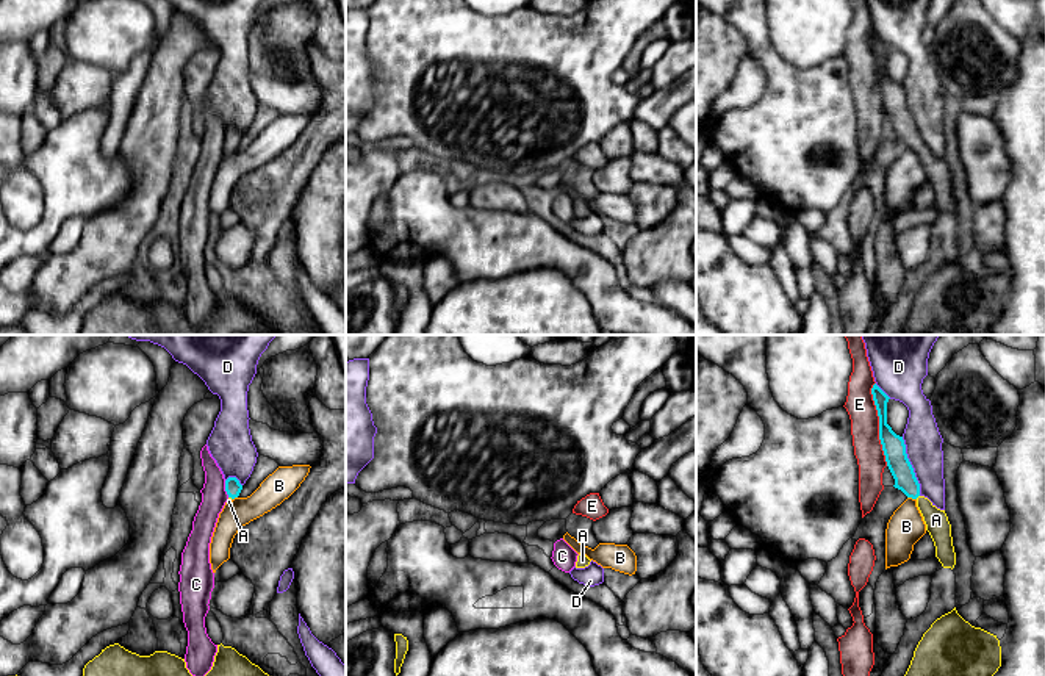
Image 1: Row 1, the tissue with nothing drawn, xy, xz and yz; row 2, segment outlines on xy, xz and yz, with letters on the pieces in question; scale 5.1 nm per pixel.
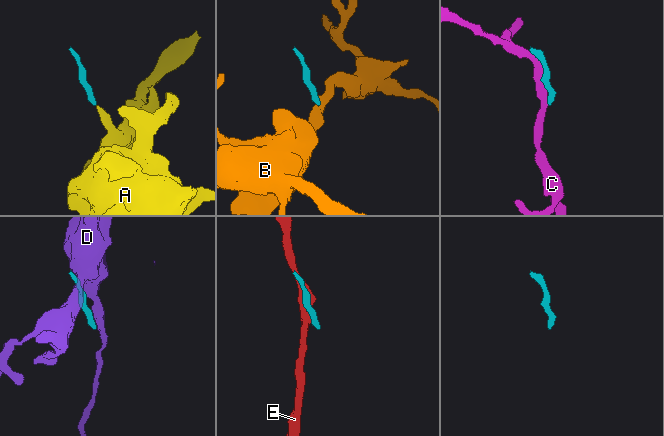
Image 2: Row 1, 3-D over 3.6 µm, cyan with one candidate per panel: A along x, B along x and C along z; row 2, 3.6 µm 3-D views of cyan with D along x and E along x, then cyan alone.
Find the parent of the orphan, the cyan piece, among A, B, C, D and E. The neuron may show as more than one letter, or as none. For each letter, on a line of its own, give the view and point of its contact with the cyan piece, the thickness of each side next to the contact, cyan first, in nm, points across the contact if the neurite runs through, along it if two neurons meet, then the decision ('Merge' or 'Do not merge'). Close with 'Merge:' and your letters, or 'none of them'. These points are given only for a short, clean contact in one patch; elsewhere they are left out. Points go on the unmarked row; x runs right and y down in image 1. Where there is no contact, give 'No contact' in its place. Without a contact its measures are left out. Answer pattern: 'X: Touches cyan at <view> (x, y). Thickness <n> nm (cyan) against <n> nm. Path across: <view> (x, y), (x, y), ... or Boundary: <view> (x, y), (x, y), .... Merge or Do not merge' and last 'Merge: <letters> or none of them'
A: Touches cyan at yz (917, 146). Thickness 120 nm (cyan) against 120 nm. Path across: yz (898, 113), (906, 132), (917, 146), (936, 169). Merge
B: Touches cyan at yz (912, 147). Thickness 120 nm (cyan) against 190 nm. Boundary: yz (908, 146), (915, 149). Do not merge
C: Touches cyan at xy (226, 138). Thickness 80 nm (cyan) against 130 nm. Do not merge
D: Touches cyan at yz (911, 116). Thickness 120 nm (cyan) against 190 nm. Do not merge
E: Touches cyan at yz (879, 74). Thickness 120 nm (cyan) against 150 nm. Do not merge
Merge: A

